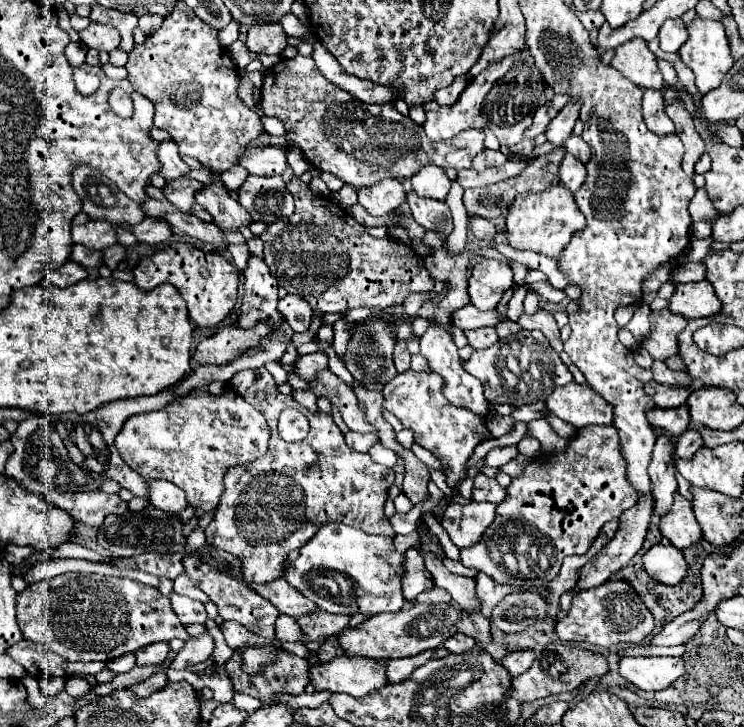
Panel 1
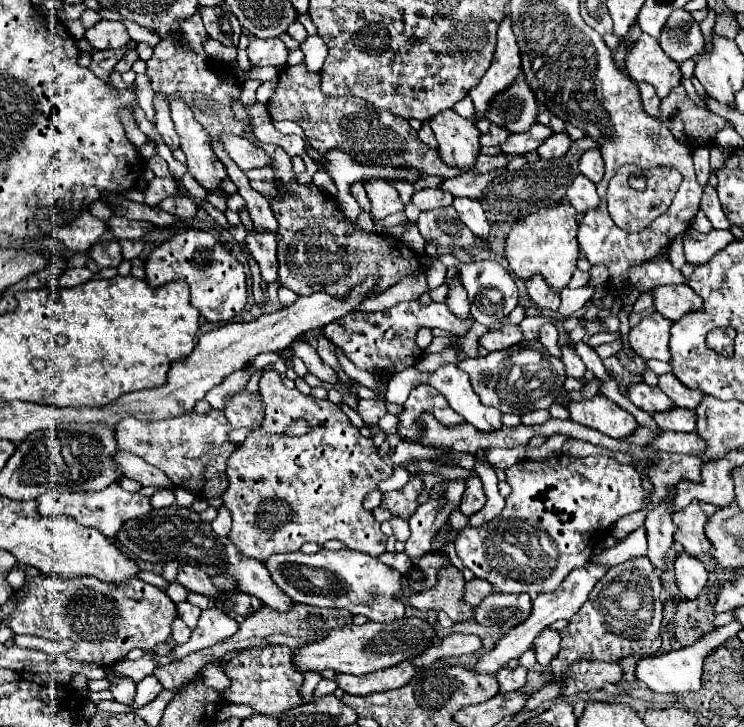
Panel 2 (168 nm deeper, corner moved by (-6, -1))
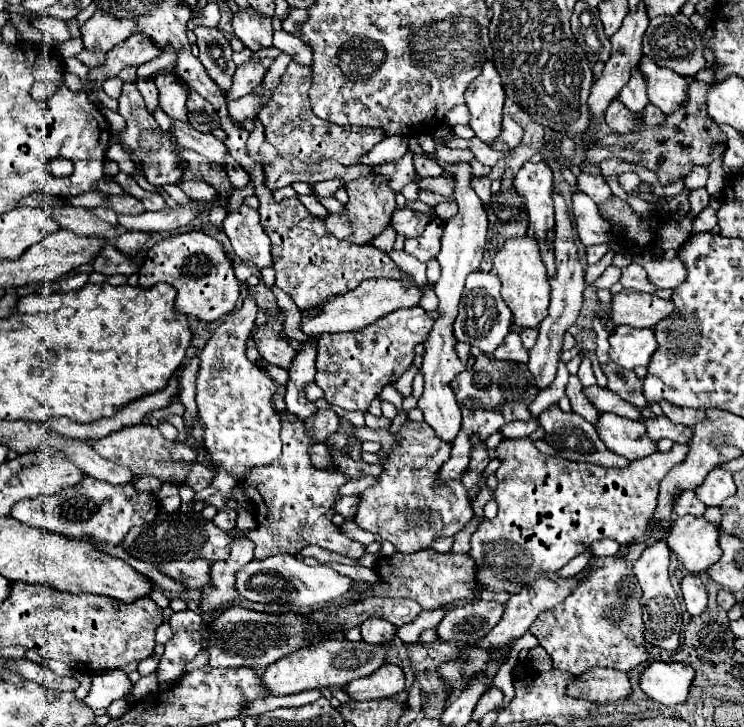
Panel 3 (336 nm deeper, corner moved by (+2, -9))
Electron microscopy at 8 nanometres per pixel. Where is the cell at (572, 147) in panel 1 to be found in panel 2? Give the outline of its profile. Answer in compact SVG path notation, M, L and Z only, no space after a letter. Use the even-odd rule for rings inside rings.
M588 150L584 152L584 156L580 158L580 164L578 164L580 172L584 176L588 176L594 184L602 180L604 176L604 162L602 162L602 156L598 150Z

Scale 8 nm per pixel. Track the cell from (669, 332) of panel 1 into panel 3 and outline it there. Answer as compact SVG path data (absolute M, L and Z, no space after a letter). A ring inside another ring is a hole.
M616 326L610 334L610 360L622 368L648 366L656 352L656 338L652 328Z

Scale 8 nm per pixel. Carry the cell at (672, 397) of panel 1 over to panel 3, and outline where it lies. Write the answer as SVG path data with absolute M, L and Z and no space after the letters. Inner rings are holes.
M588 386L588 388L582 388L584 396L594 404L594 408L598 412L610 412L610 414L616 414L616 416L624 416L624 418L630 418L630 420L638 420L640 418L640 412L628 404L626 400L622 400L620 396L616 396L616 392L608 390L608 388L600 388L600 386Z

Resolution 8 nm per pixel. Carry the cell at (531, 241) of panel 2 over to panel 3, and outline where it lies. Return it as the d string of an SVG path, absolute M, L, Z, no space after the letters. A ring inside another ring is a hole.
M510 238L502 250L494 254L494 272L502 282L502 300L512 312L512 322L518 328L538 328L544 316L548 316L550 288L546 278L546 266L540 260L536 238Z

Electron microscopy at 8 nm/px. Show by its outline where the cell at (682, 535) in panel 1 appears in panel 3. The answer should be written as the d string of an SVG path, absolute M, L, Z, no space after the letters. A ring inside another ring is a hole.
M682 516L674 520L666 544L686 570L708 570L722 556L718 536L718 526L706 518Z

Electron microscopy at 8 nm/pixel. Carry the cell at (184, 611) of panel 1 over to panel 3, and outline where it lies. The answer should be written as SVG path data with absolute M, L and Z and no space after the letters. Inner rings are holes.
M196 610L174 612L170 618L170 626L174 630L174 636L166 644L166 652L162 654L160 666L156 670L158 686L176 682L184 674L186 664L204 648L202 618Z

